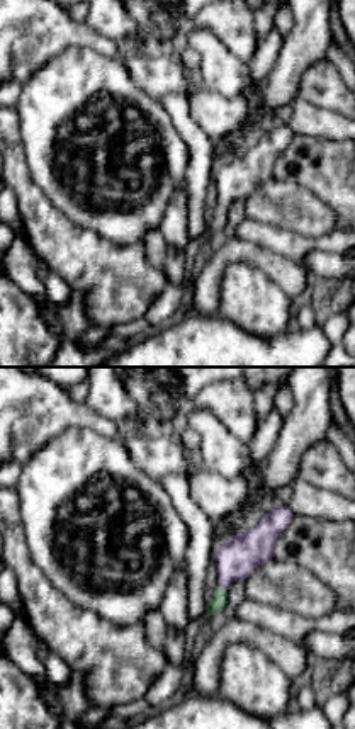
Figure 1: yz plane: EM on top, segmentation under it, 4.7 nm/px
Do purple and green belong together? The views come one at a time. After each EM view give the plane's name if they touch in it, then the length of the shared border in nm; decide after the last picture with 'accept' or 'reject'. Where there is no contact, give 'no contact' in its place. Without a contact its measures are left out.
yz | 50 nm

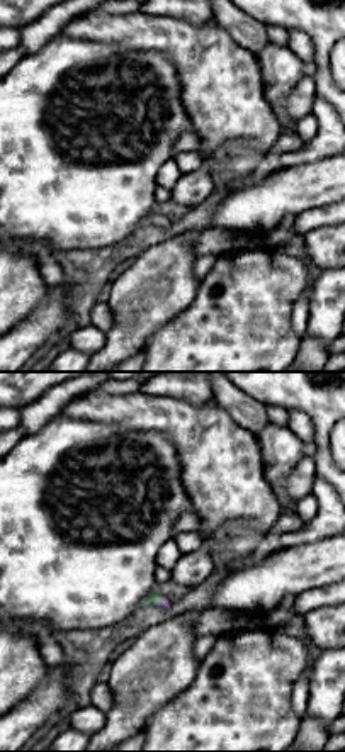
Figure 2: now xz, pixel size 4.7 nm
xz | 60 nm

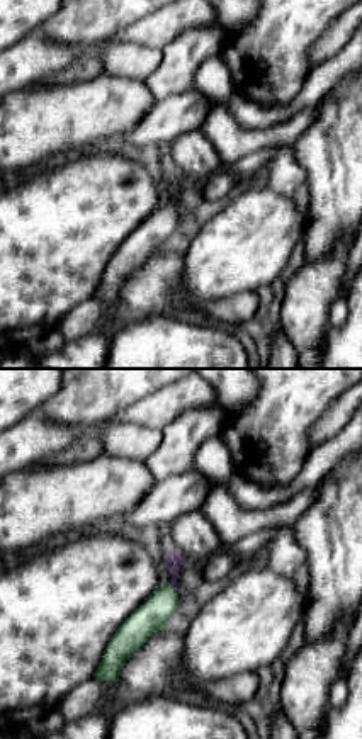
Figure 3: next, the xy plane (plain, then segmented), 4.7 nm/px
xy | 50 nm

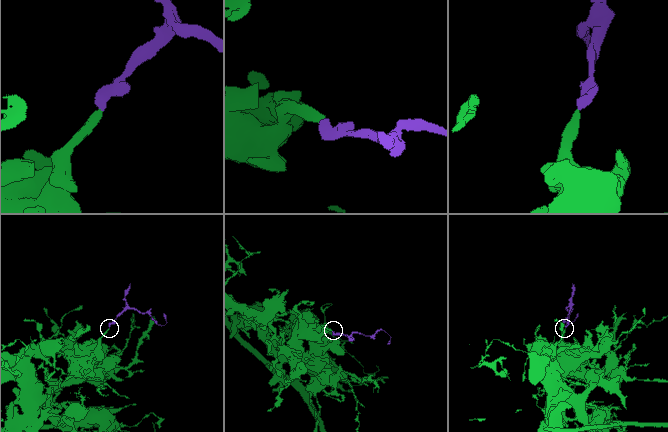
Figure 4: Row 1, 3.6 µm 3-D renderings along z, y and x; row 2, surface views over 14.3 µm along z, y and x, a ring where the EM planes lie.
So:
accept

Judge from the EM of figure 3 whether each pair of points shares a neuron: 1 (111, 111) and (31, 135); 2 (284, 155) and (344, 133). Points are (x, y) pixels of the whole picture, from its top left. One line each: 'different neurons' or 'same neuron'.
1: same neuron
2: different neurons

